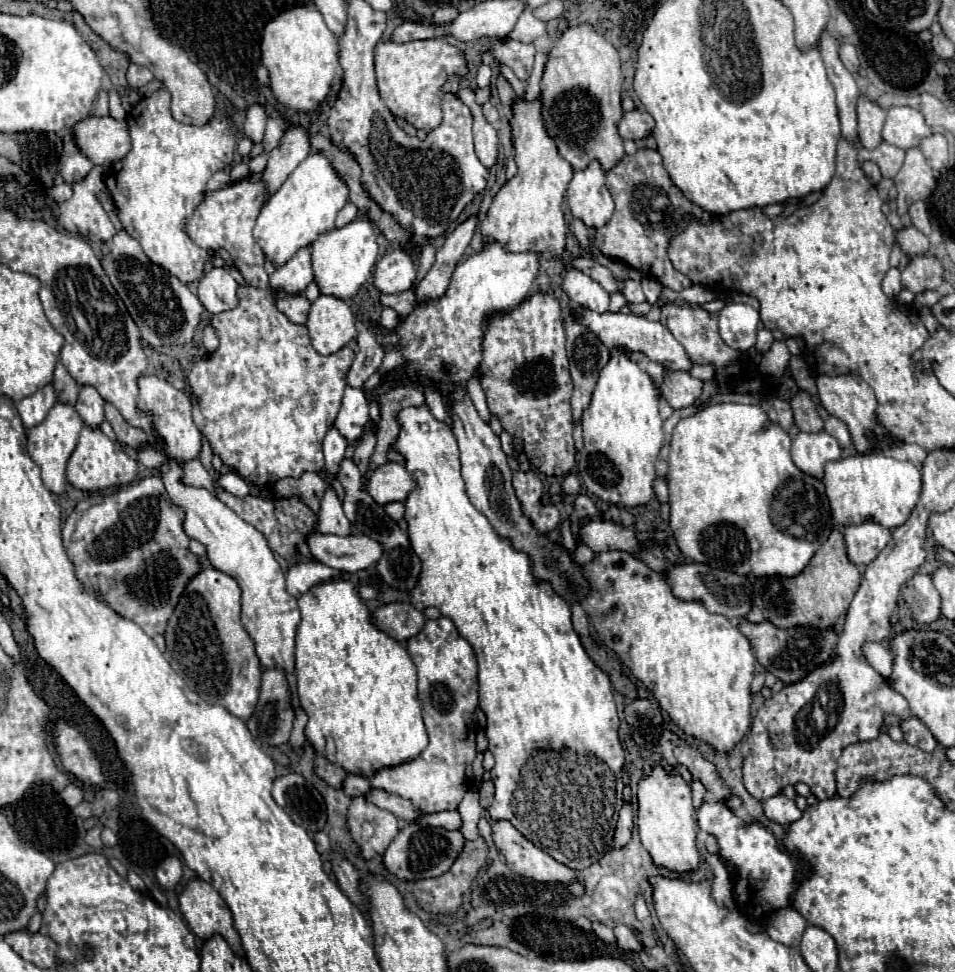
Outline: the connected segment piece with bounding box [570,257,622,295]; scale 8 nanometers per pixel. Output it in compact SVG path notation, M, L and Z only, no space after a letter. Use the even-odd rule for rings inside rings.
M570 257L570 265L578 267L578 269L584 271L586 275L590 275L590 277L592 277L596 283L600 283L600 287L602 287L604 291L608 291L610 295L616 293L616 291L622 293L620 281L616 281L614 275L612 275L612 271L606 269L606 267L602 267L600 263L594 263L592 259L574 259L574 257Z

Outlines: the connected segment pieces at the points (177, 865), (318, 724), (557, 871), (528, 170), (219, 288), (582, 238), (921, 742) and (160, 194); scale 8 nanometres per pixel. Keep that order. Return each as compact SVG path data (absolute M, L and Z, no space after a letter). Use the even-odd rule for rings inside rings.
M166 857L156 869L158 883L168 891L174 891L180 877L182 877L182 861L178 857Z
M338 577L338 581L326 581L326 583L314 585L312 589L308 589L306 593L300 595L298 607L300 607L300 613L302 613L302 621L300 621L298 631L296 631L296 671L294 671L294 675L298 679L298 697L300 697L300 703L302 703L304 711L310 717L310 721L306 725L306 737L312 743L312 747L316 749L316 753L326 755L332 763L338 763L346 771L360 773L364 777L374 775L374 771L378 771L382 767L398 765L402 761L410 761L410 759L418 757L424 751L424 747L428 745L428 737L426 737L426 729L424 729L424 723L422 723L422 709L420 709L420 701L418 701L418 693L416 693L416 665L410 659L408 651L396 639L388 637L384 631L380 631L374 625L372 613L362 603L356 585L350 583L350 581L346 581L346 579L340 579L340 577Z
M496 821L496 823L492 823L492 837L494 837L494 843L496 843L498 851L504 853L506 865L508 865L512 871L520 873L522 877L530 877L530 879L540 881L540 883L562 883L562 885L568 889L568 893L570 893L572 897L582 897L582 895L586 893L584 883L582 883L580 877L578 877L580 873L578 873L576 869L570 869L570 867L566 867L564 863L558 863L558 861L552 859L548 853L544 853L542 849L534 847L530 841L524 839L524 835L522 835L520 831L516 831L516 829L512 827L510 821Z
M516 97L512 103L510 127L518 173L496 193L486 217L480 221L480 231L486 243L498 239L506 251L550 251L558 259L570 257L570 253L564 251L566 221L562 213L562 201L574 169L558 153L554 139L546 131L546 123L542 119L542 101L526 101Z
M210 269L204 273L198 285L198 299L206 307L210 315L234 309L238 305L236 297L236 287L238 283L226 269Z
M574 219L574 221L572 221L572 231L574 231L574 235L578 237L580 247L586 249L586 247L588 247L588 229L586 229L586 225L584 225L580 219Z
M916 717L904 719L900 723L900 727L902 727L902 733L904 733L904 741L914 745L914 747L920 747L922 751L932 751L938 745L938 741L930 733L930 729Z
M158 89L150 97L140 99L128 113L126 123L130 127L132 149L112 165L106 187L118 209L118 219L128 235L140 243L148 259L182 279L182 283L192 283L202 277L210 253L194 245L182 227L202 201L208 179L232 163L236 125L226 105L216 105L212 119L202 127L180 123L172 117L170 101L170 93Z

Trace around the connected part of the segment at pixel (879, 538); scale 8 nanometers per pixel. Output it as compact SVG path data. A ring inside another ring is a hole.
M860 523L860 525L850 525L844 529L844 543L846 543L846 553L848 559L864 567L870 561L878 557L878 553L886 547L890 539L890 531L878 523Z

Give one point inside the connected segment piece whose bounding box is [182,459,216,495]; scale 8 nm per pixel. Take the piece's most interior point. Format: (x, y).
(194, 474)

